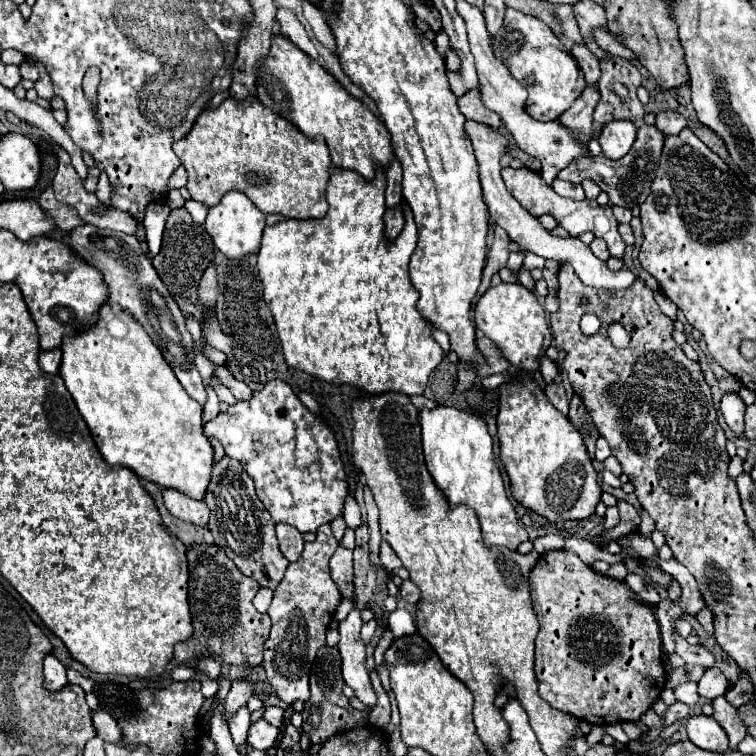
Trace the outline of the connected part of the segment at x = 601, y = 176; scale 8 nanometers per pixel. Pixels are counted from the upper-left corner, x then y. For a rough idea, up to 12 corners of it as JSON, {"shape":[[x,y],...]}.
{"shape":[[643,124],[627,156],[585,156],[557,178],[591,178],[611,204],[649,196],[665,134]]}

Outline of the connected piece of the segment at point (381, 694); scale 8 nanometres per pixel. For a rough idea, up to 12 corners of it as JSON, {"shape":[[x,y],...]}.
{"shape":[[375,670],[370,681],[377,704],[370,710],[368,722],[384,729],[391,719],[391,703]]}

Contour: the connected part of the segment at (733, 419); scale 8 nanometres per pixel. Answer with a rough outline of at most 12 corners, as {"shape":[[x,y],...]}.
{"shape":[[737,394],[721,400],[727,426],[741,438],[745,404]]}

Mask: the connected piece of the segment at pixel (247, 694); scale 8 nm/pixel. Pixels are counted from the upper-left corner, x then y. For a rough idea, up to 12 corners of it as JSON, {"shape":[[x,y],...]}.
{"shape":[[235,680],[223,704],[229,722],[237,708],[243,708],[253,696],[247,680]]}

